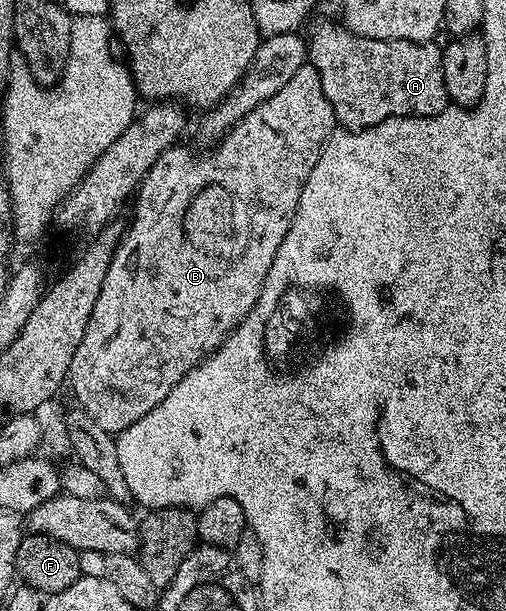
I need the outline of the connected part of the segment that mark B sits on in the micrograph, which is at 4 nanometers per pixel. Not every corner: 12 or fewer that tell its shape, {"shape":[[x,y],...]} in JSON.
{"shape":[[307,62],[164,150],[69,383],[104,430],[244,322],[336,131]]}

